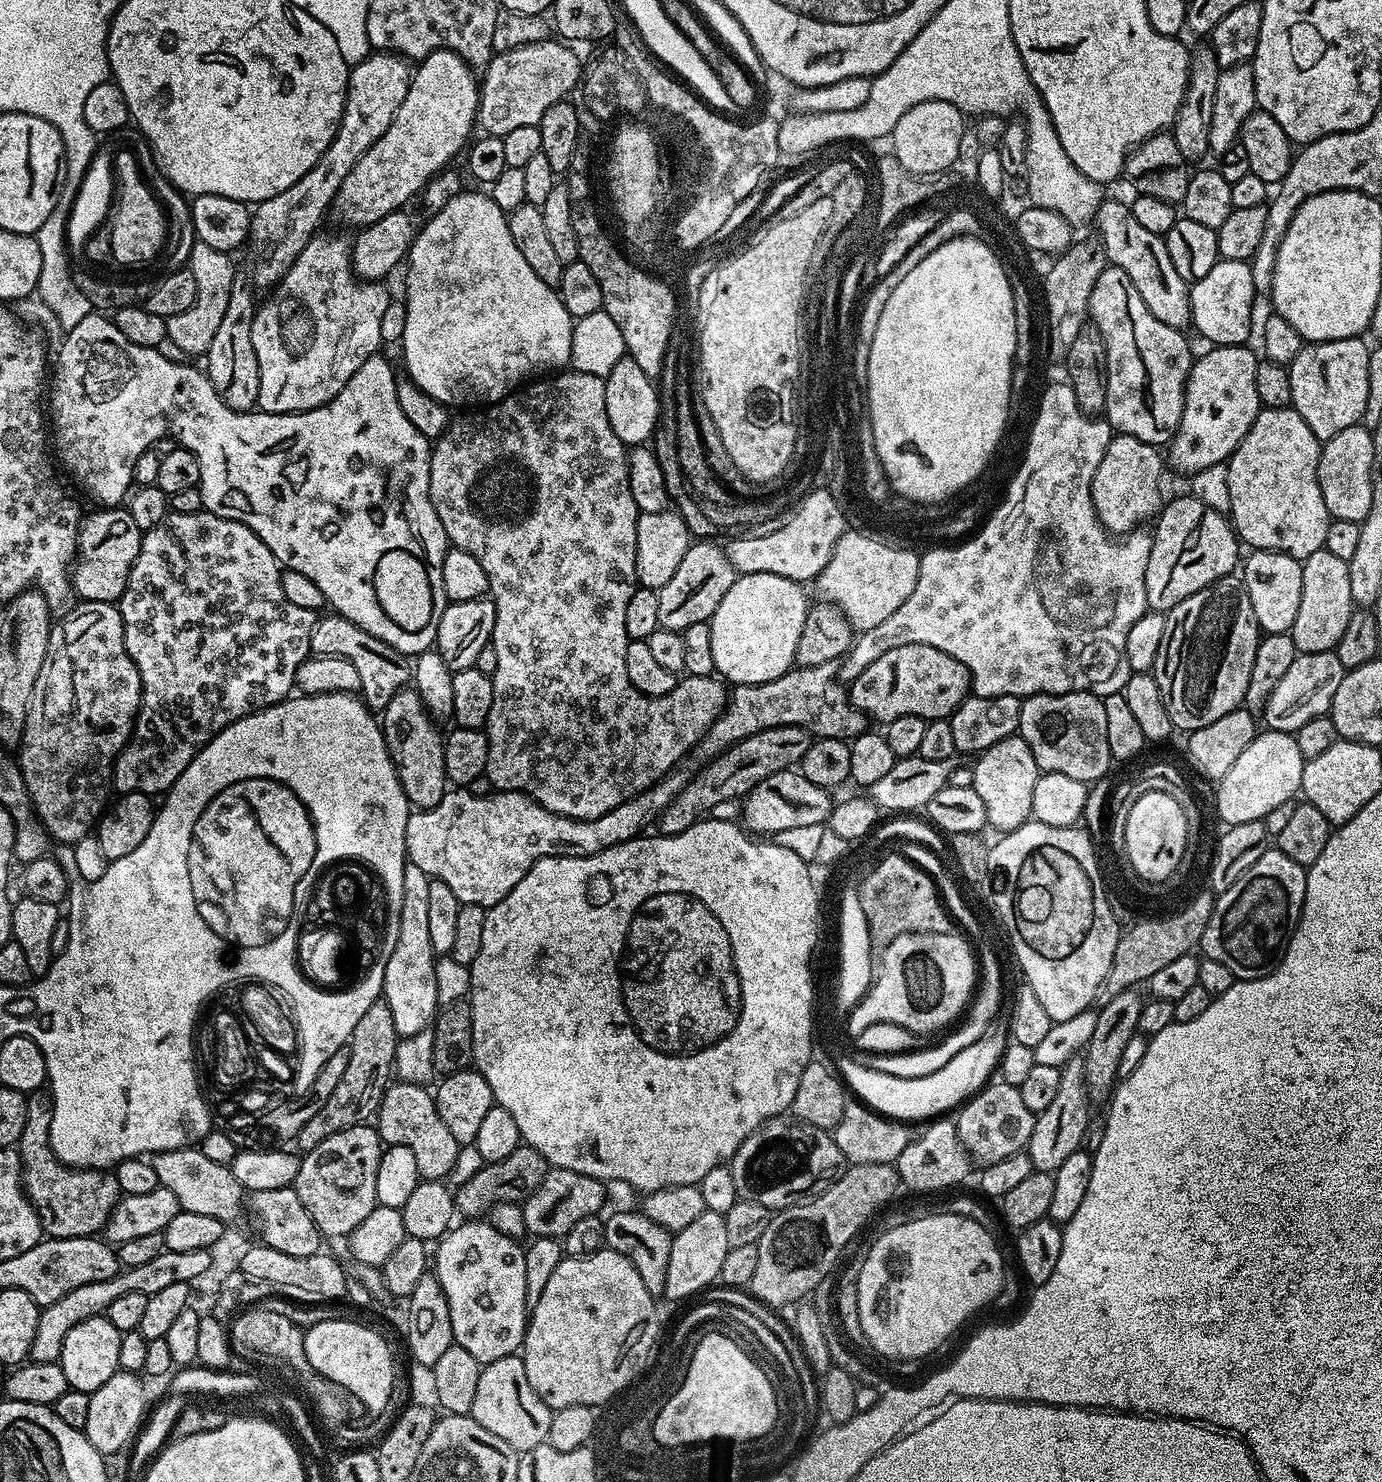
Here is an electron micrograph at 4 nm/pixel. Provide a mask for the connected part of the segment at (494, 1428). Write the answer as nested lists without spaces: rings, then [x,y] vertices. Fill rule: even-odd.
[[[523,1355],[498,1358],[498,1362],[490,1362],[481,1367],[470,1414],[478,1426],[502,1438],[502,1442],[506,1442],[518,1454],[547,1441],[552,1413],[553,1409],[548,1408],[546,1402],[534,1394],[534,1386],[530,1386],[528,1364]]]

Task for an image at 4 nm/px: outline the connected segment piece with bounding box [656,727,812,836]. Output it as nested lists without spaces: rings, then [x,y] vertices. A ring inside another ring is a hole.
[[[772,727],[733,744],[723,754],[709,761],[700,774],[695,773],[682,793],[671,800],[671,804],[663,810],[657,820],[659,833],[665,836],[681,833],[704,815],[711,813],[714,806],[741,799],[764,778],[799,765],[811,741],[811,735],[803,728]]]

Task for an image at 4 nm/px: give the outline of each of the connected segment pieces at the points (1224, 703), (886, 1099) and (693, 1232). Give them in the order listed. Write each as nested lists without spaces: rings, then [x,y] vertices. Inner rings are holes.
[[[1236,574],[1223,576],[1218,582],[1198,590],[1198,594],[1190,594],[1190,598],[1178,602],[1178,606],[1166,613],[1166,630],[1162,634],[1154,675],[1173,729],[1180,731],[1181,728],[1184,734],[1202,730],[1202,726],[1210,726],[1210,722],[1243,705],[1246,686],[1250,686],[1250,670],[1254,670],[1254,654],[1258,654],[1261,639],[1258,618],[1254,618],[1254,606],[1250,606],[1250,594],[1246,594],[1243,579]]]
[[[1002,1018],[994,1022],[992,1020],[990,1027],[985,1030],[978,1042],[973,1042],[966,1050],[958,1052],[946,1066],[934,1071],[934,1074],[925,1074],[920,1078],[895,1077],[892,1074],[882,1074],[879,1070],[868,1069],[864,1065],[859,1065],[856,1059],[848,1058],[838,1064],[838,1075],[844,1081],[847,1091],[859,1103],[872,1108],[880,1115],[901,1122],[928,1122],[948,1114],[951,1108],[951,1112],[959,1109],[988,1084],[999,1069],[1000,1059],[1008,1049],[1009,1043],[1008,1020]]]
[[[704,1211],[690,1222],[690,1226],[675,1233],[670,1246],[670,1260],[666,1266],[663,1299],[684,1300],[695,1292],[703,1290],[707,1284],[716,1284],[720,1279],[722,1262],[728,1253],[726,1242],[726,1222],[724,1213]]]

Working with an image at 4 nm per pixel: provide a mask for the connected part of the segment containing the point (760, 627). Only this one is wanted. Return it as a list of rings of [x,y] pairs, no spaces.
[[[746,574],[737,575],[734,586],[726,590],[726,598],[718,602],[718,610],[714,610],[708,625],[716,672],[729,685],[774,682],[774,678],[782,678],[782,674],[786,674],[793,667],[798,638],[802,638],[802,626],[810,607],[810,599],[808,600],[807,594],[800,588],[803,587],[797,581],[782,578],[778,574]]]

